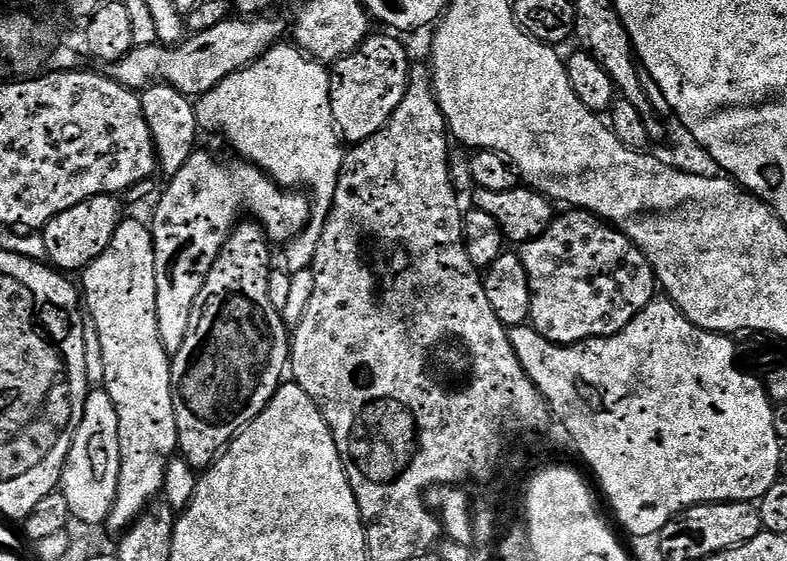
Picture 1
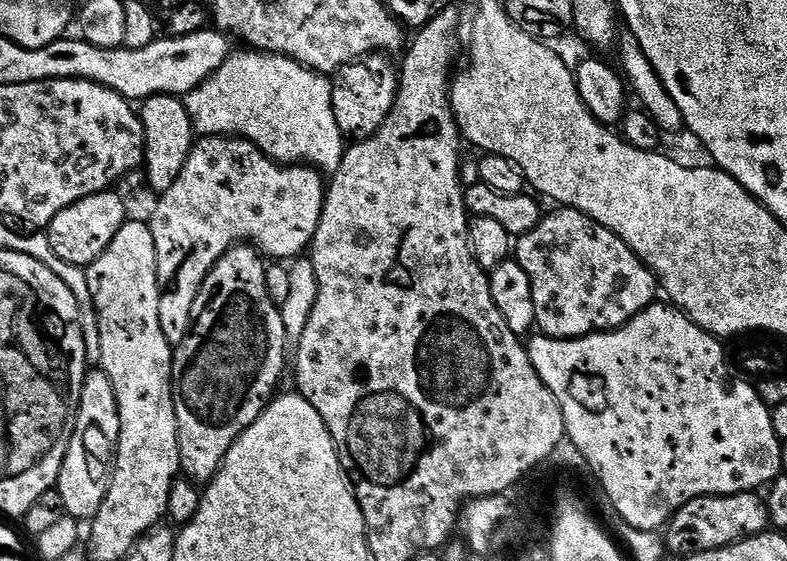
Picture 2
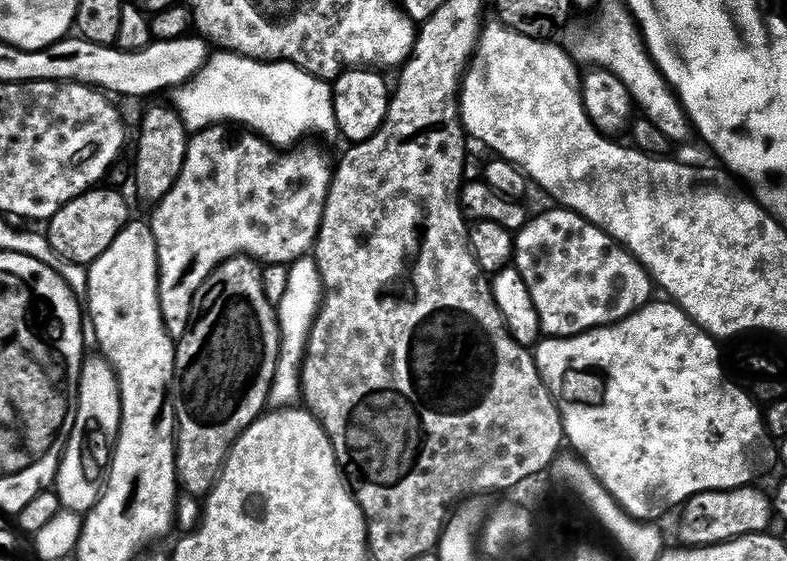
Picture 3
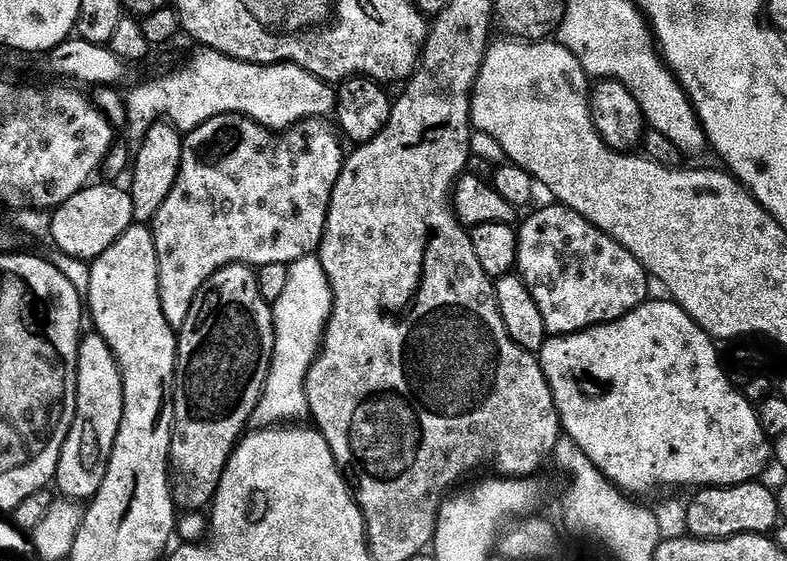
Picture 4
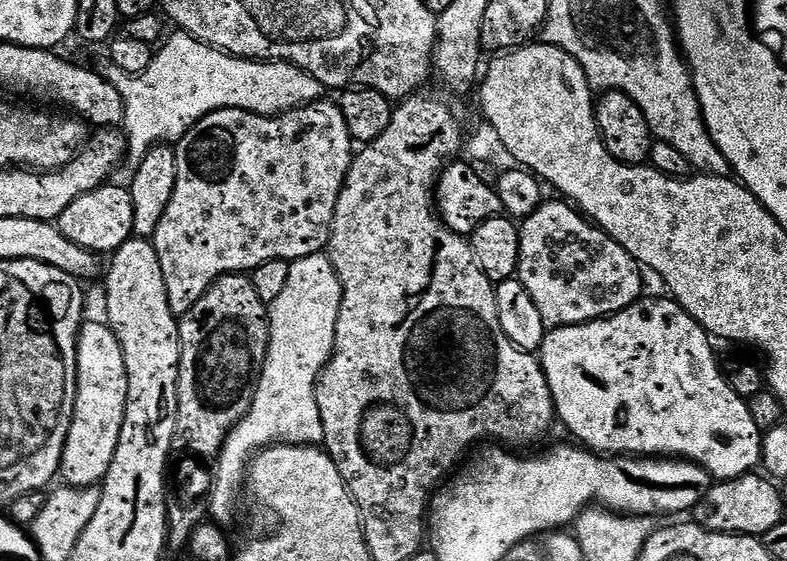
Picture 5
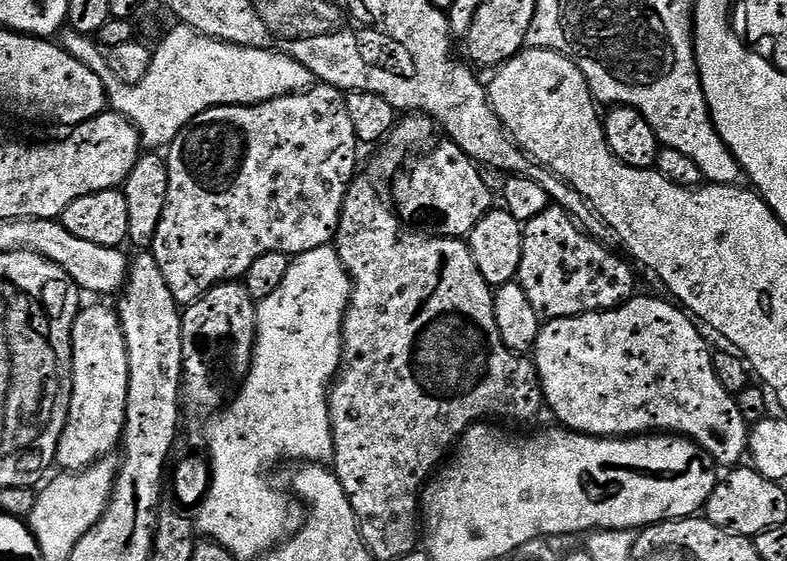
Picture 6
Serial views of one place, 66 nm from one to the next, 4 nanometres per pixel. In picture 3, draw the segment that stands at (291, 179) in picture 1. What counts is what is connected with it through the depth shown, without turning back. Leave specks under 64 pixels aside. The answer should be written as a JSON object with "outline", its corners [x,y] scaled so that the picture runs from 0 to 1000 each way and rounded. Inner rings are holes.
{"outline":[[[274,89],[266,98],[264,109],[254,119],[249,135],[230,150],[217,171],[217,191],[224,194],[229,216],[244,239],[254,235],[258,228],[268,228],[272,221],[294,217],[324,235],[327,242],[334,242],[342,257],[363,267],[382,251],[379,248],[390,235],[408,235],[412,242],[424,244],[429,235],[422,180],[422,150],[394,134],[393,128],[385,128],[372,114],[319,107],[301,93]]]}

